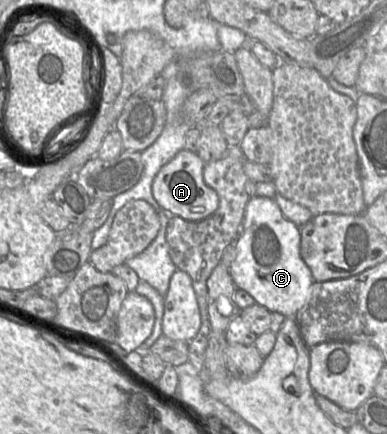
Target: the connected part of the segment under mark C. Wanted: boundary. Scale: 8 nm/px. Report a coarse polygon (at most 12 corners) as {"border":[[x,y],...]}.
{"border":[[251,196],[235,286],[295,318],[314,283],[300,227]]}

